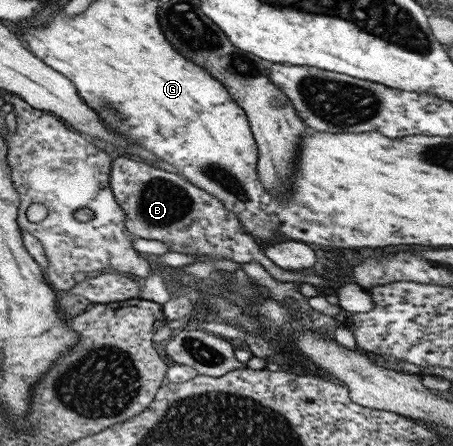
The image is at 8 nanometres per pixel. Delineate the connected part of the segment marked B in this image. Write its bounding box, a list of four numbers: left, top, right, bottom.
[108,156,337,290]

